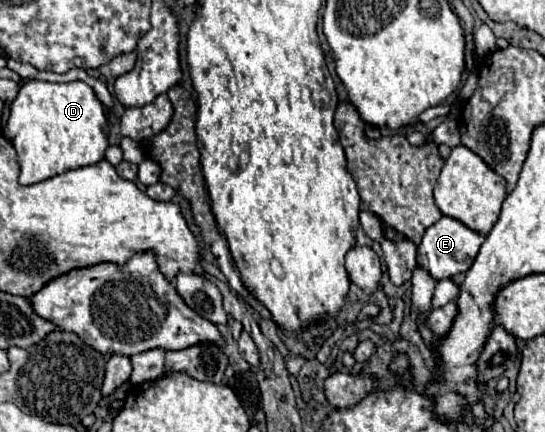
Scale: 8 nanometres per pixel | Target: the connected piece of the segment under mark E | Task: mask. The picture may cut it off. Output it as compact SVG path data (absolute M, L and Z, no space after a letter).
M443 216L441 220L437 220L433 226L429 226L417 246L417 264L421 268L425 268L435 280L443 280L443 278L453 278L455 274L463 274L465 270L469 270L473 258L477 256L477 250L481 248L481 242L485 238L473 230L469 230L465 224L461 224L455 218Z

